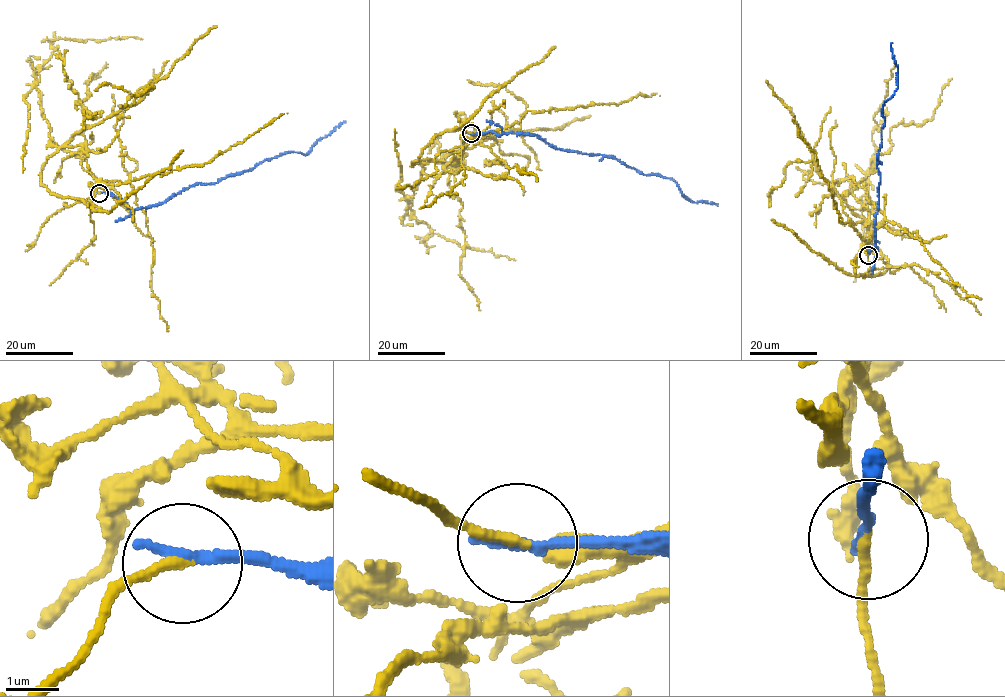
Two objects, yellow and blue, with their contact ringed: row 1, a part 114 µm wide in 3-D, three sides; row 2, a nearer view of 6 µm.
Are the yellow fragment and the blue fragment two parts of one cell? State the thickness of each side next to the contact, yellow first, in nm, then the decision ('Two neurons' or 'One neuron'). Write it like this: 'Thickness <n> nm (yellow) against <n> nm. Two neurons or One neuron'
Thickness 130 nm (yellow) against 240 nm. Two neurons

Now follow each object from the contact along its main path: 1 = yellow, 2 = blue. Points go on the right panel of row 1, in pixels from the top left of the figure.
1: (868, 254), (868, 274), (884, 273), (888, 259), (869, 238), (868, 214), (867, 243), (840, 222), (794, 116)
2: (868, 254), (868, 249), (877, 250), (882, 110), (897, 87), (892, 42)

